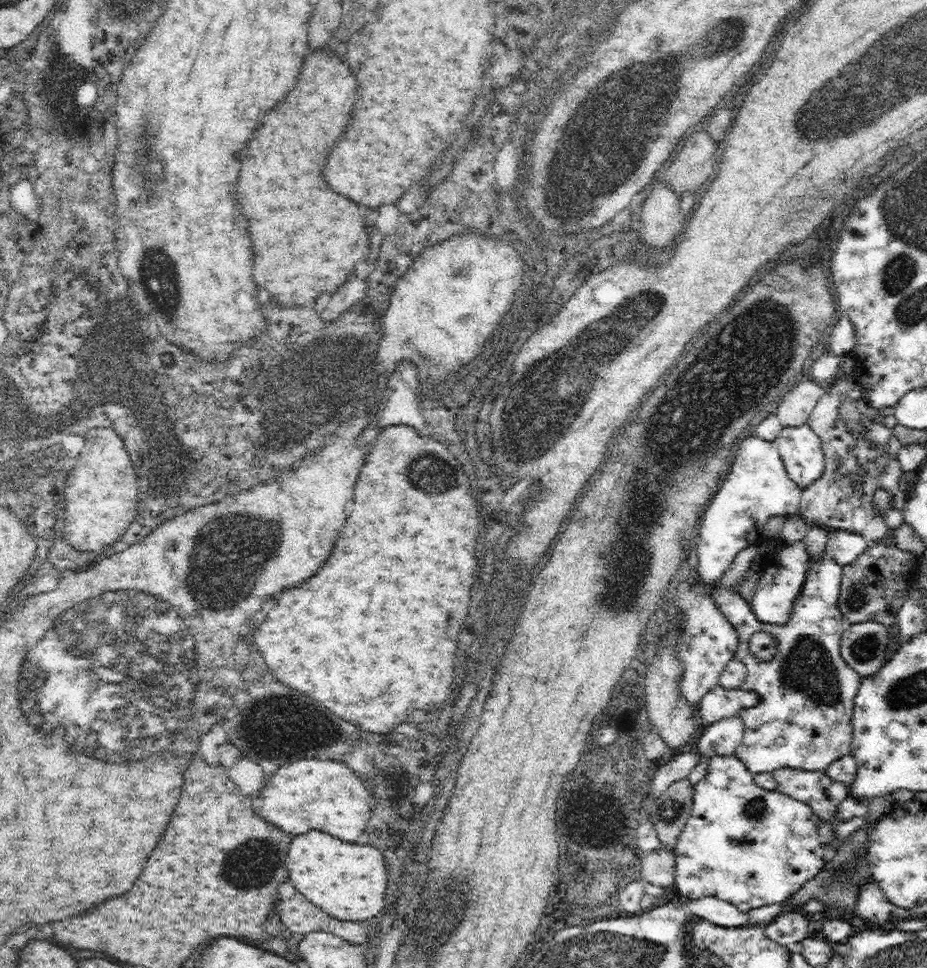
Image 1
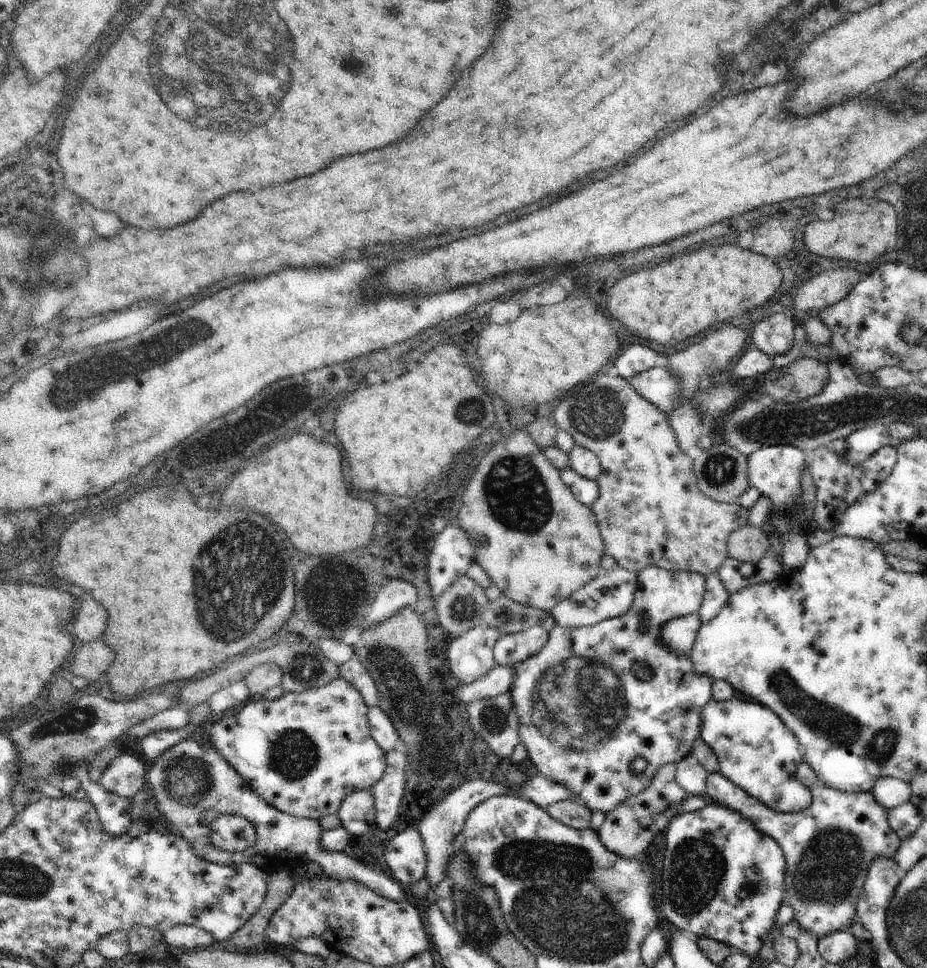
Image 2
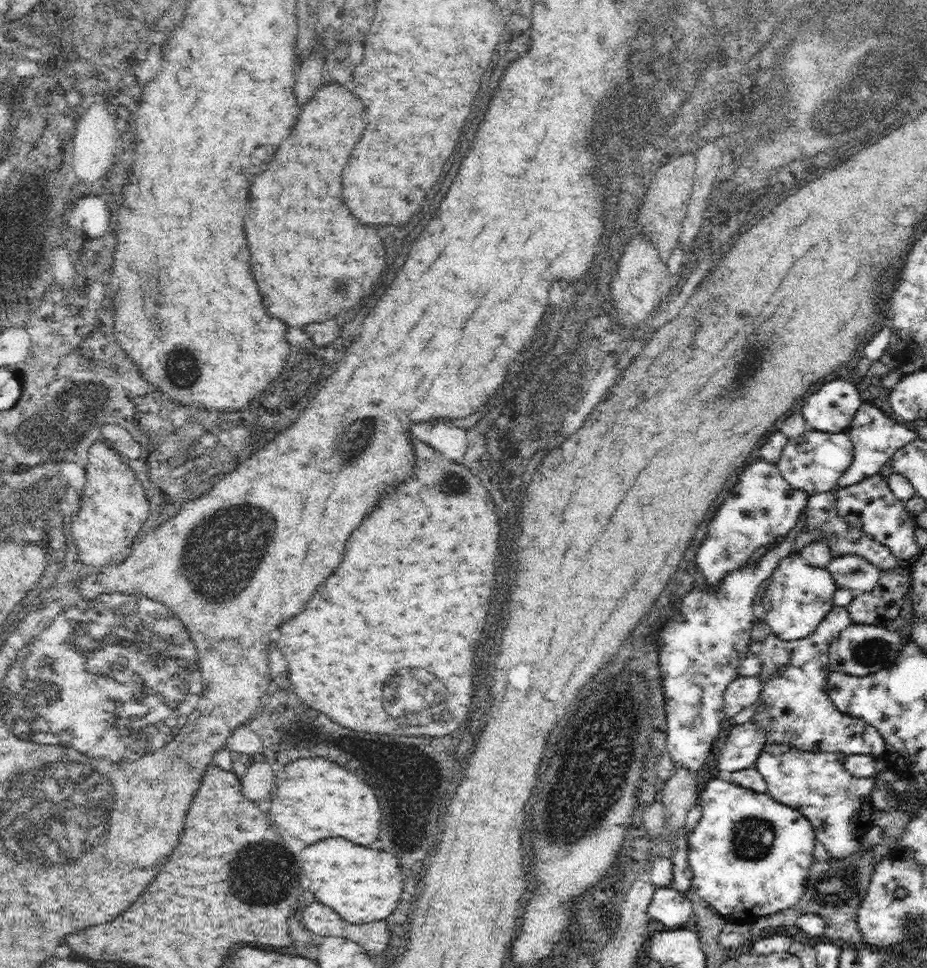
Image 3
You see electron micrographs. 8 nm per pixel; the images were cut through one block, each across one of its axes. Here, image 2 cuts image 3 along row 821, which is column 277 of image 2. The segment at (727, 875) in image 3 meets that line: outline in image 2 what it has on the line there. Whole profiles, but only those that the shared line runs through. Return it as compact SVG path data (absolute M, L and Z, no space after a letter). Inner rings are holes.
M337 678L323 688L313 688L299 694L289 692L273 702L263 698L247 700L235 716L227 714L213 720L207 740L229 760L241 778L249 782L251 790L265 798L265 802L299 818L321 820L327 814L337 814L343 798L351 792L373 788L387 768L385 750L381 750L381 746L377 746L369 734L371 728L367 712L369 706L361 694L347 680Z

